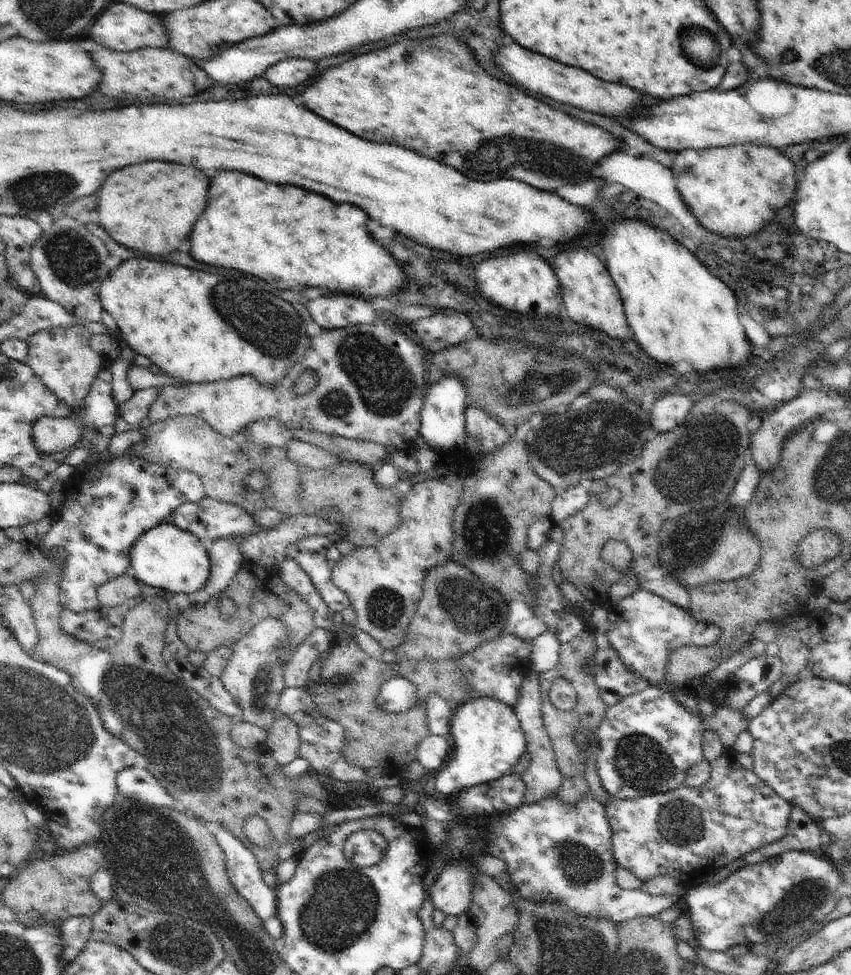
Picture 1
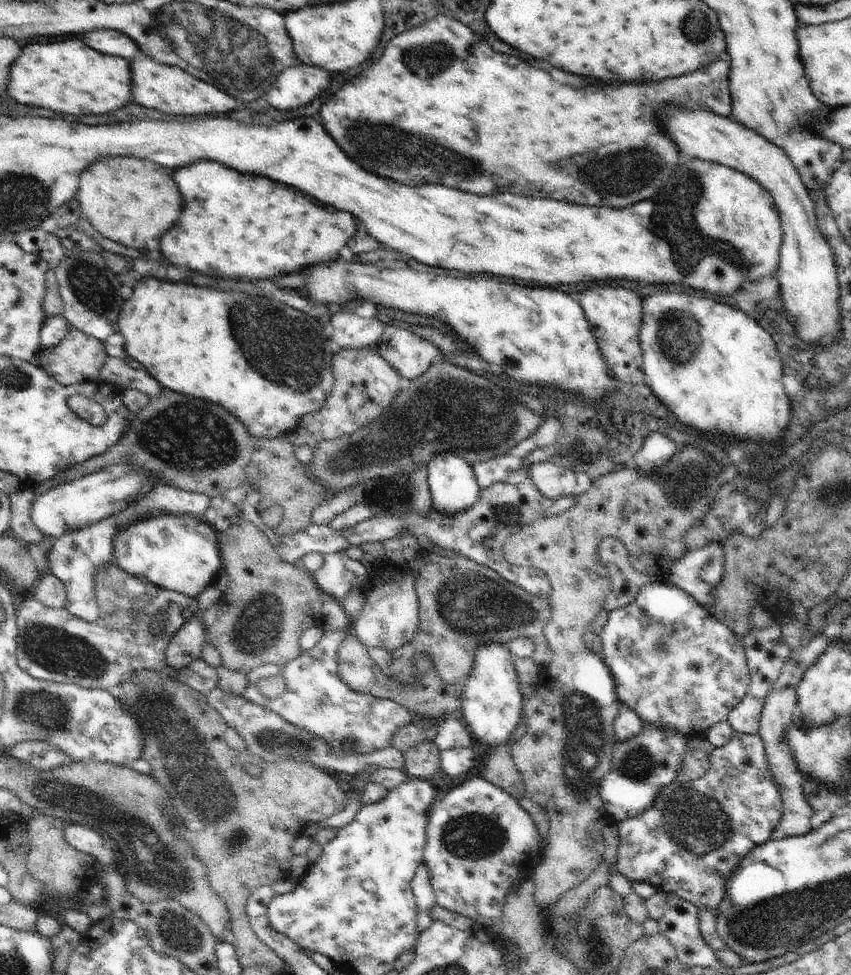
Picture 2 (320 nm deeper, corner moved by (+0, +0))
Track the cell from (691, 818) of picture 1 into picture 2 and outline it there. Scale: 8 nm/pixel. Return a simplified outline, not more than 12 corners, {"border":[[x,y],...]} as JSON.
{"border":[[759,734],[617,823],[615,868],[716,912],[783,800]]}

